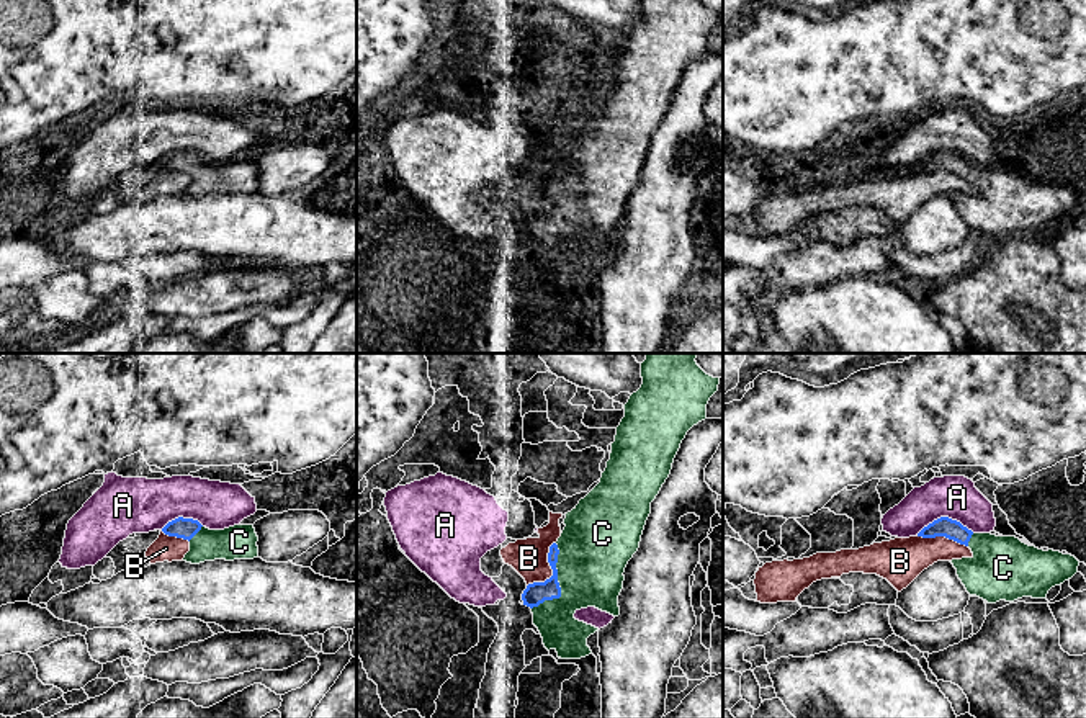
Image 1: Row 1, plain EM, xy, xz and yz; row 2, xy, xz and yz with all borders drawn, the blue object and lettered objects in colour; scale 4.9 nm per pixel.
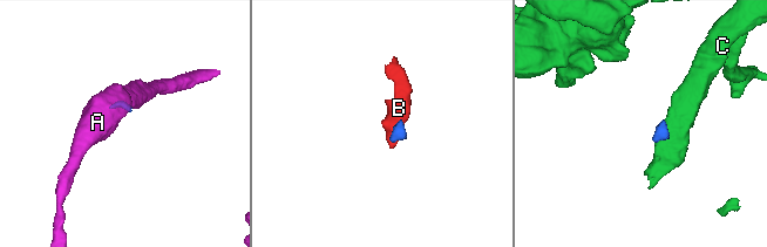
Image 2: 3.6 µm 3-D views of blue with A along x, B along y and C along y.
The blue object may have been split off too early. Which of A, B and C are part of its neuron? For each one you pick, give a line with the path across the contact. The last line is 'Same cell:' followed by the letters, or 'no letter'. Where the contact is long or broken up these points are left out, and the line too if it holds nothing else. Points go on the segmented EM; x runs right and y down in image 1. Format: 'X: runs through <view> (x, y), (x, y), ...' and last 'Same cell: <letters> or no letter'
C: runs through xz (537, 592), (550, 592), (558, 584), (594, 548)
Same cell: C

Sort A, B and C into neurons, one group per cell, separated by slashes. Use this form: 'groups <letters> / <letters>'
groups A / B / C

